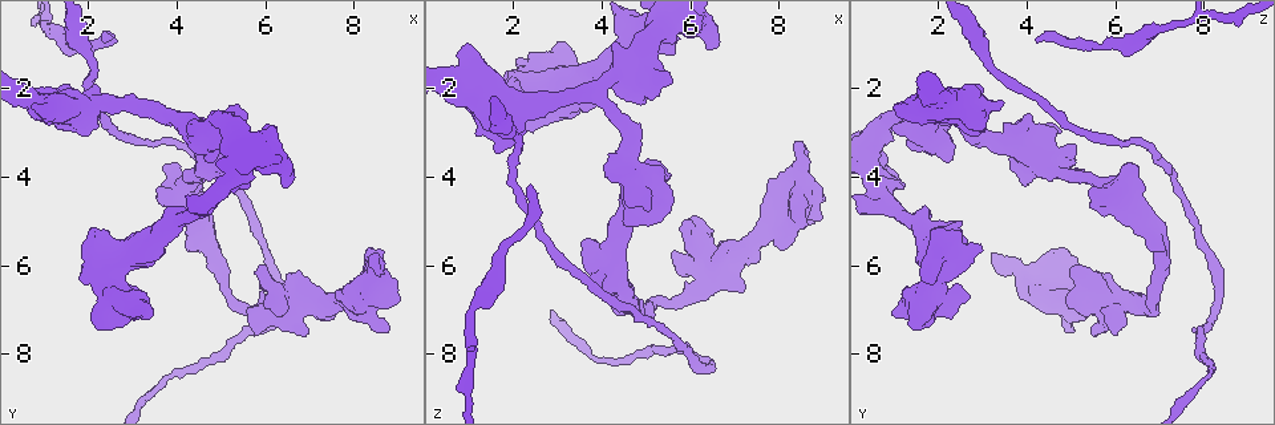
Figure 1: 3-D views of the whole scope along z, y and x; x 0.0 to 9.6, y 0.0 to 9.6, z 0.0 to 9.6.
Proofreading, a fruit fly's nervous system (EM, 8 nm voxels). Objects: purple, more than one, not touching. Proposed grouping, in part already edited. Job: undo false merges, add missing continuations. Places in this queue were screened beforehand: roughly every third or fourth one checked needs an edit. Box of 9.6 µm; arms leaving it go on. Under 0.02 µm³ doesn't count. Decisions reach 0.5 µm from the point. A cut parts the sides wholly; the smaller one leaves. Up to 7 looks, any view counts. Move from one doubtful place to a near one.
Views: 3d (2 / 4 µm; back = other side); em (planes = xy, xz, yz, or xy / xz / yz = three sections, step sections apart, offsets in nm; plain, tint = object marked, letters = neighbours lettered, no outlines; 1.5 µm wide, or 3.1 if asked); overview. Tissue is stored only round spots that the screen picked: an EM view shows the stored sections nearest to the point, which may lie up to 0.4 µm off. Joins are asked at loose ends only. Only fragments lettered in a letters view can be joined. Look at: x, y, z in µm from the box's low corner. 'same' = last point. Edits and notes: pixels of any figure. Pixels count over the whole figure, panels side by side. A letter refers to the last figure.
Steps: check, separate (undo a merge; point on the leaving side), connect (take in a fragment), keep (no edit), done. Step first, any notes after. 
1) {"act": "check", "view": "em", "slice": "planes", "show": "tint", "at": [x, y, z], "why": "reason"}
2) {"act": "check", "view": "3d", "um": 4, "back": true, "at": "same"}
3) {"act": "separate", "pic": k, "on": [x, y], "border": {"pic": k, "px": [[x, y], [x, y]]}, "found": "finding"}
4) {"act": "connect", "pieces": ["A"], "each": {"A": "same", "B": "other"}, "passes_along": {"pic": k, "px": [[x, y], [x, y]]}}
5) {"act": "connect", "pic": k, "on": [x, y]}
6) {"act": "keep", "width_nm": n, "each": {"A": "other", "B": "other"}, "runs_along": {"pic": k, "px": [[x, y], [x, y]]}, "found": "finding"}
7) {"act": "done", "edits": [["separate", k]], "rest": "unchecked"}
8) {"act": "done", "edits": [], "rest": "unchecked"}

{"act": "check", "view": "em", "slice": "planes", "show": "letters", "at": [3.95, 2.65, 1.95], "why": "arms part here"}

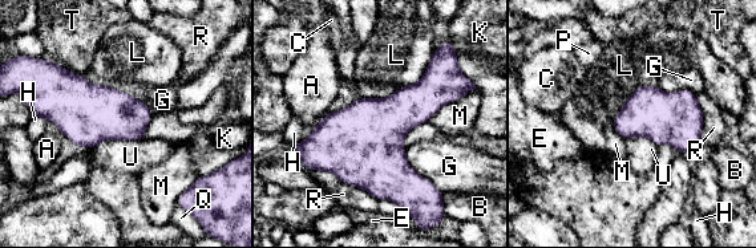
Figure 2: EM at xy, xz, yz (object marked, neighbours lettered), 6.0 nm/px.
{"act": "keep", "longest_contact_nm": ["L", 550], "each": {"A": "other", "B": "other", "C": "other", "E": "other", "G": "other", "H": "other", "K": "other", "L": "other", "M": "other", "P": "other", "Q": "other", "R": "other", "T": "other", "U": "other"}, "border": {"pic": 2, "px": [[435, 48], [417, 81], [359, 98]]}, "found": "one neuron here"}

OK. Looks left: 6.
{"act": "check", "view": "em", "slice": "planes", "show": "letters", "at": [2.35, 0.90, 4.25], "why": "branch stops here"}

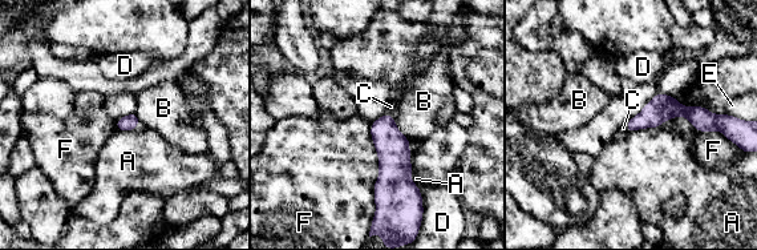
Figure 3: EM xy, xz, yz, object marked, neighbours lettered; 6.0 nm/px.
{"act": "connect", "pieces": ["C"], "each": {"A": "other", "B": "other", "C": "same", "D": "other", "E": "other", "F": "other"}, "found": "the neuron continues"}

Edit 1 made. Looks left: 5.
{"act": "check", "view": "overview", "why": "redraw"}

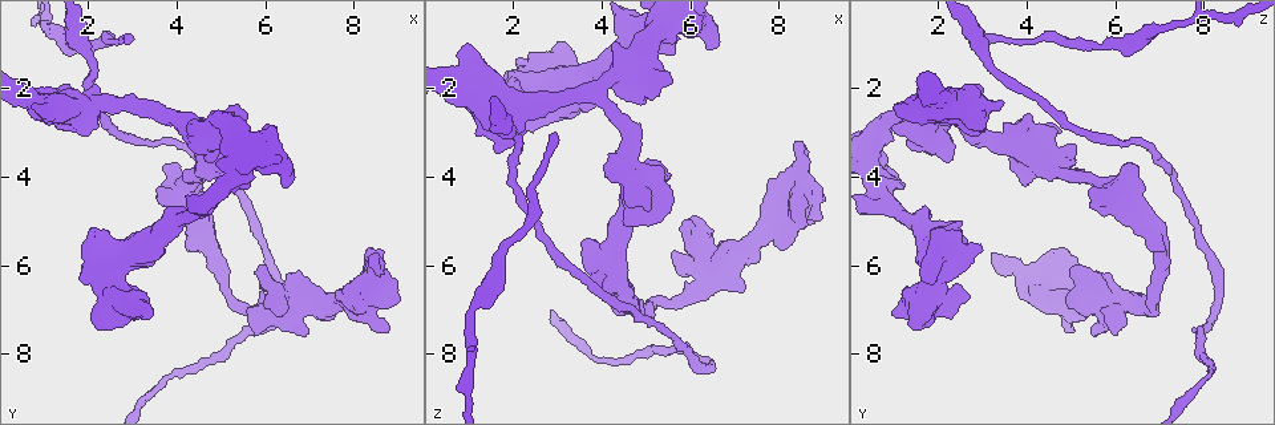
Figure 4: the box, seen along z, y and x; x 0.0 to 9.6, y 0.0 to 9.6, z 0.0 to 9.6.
{"act": "check", "view": "em", "slice": "planes", "show": "letters", "at": [8.60, 5.90, 4.95], "why": "free end"}

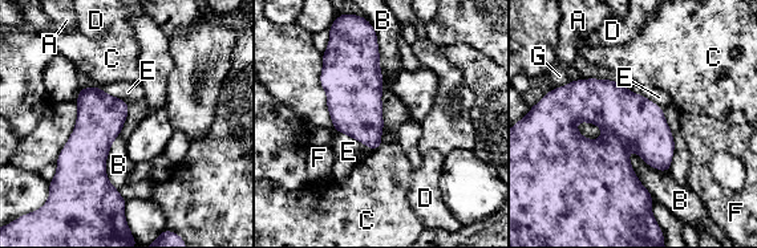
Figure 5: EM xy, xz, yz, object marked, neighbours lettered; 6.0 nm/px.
{"act": "keep", "longest_contact_nm": ["B", 360], "each": {"A": "other", "B": "other", "C": "other", "D": "other", "E": "other", "F": "other", "G": "other"}, "border": {"pic": 5, "px": [[630, 146], [631, 169], [654, 198]]}, "found": "no lettered fragment goes on from it"}

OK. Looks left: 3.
{"act": "done", "edits": [["connect", 3]], "rest": "unchecked"}

